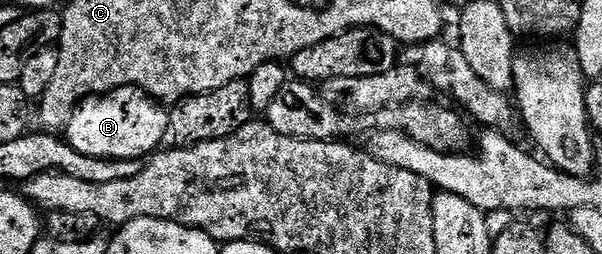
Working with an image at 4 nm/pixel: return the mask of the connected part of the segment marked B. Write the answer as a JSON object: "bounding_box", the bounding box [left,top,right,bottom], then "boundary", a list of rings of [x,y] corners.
{"bounding_box":[64,85,169,161],"boundary":[[[129,85],[81,101],[64,131],[64,140],[76,147],[80,155],[103,157],[109,161],[133,161],[153,154],[161,146],[158,144],[167,140],[169,127],[169,112],[149,93]]]}

